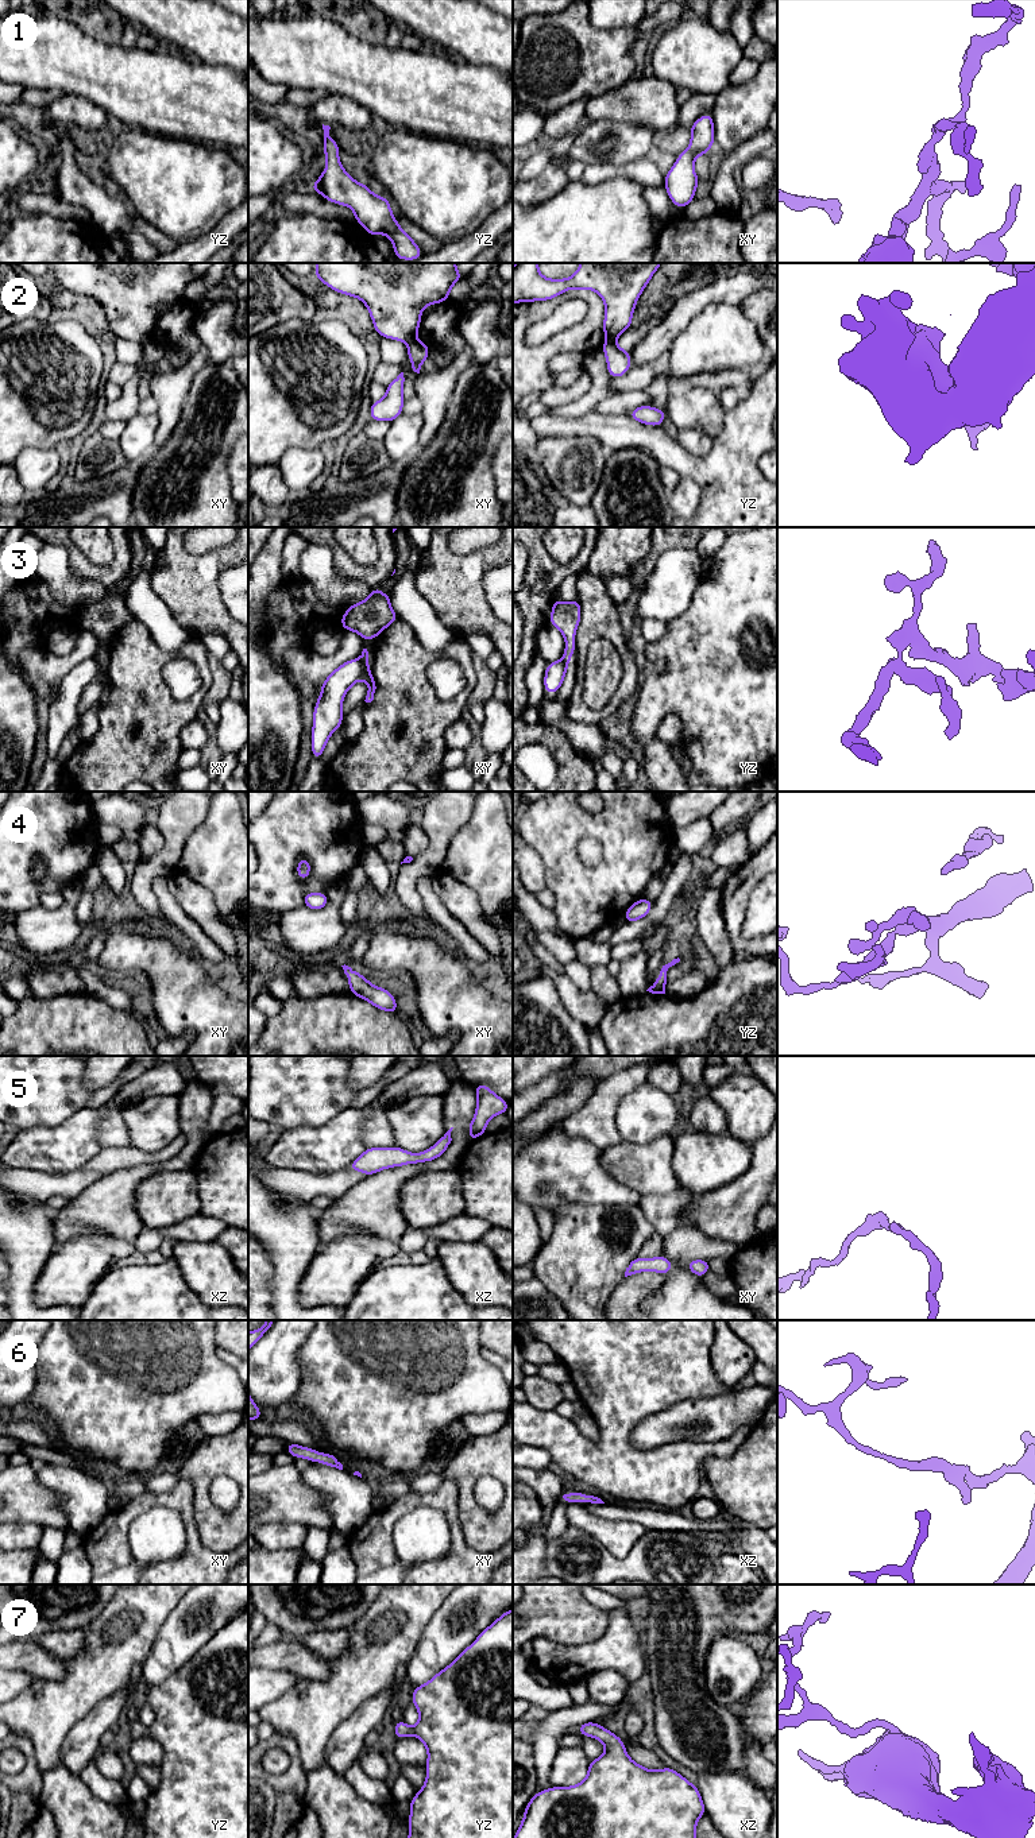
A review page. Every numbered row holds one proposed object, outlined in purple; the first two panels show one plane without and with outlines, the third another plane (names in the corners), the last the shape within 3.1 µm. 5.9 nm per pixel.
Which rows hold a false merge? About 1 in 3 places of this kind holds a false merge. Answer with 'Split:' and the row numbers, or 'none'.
Split: 2, 3

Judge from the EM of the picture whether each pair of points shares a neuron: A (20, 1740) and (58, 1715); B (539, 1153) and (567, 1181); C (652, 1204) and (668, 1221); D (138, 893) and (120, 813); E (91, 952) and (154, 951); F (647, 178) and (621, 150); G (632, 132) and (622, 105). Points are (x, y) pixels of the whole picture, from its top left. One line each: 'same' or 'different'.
A: different
B: same
C: same
D: different
E: different
F: different
G: different

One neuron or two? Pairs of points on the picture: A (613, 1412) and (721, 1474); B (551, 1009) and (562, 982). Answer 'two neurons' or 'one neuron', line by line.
A: two neurons
B: two neurons

